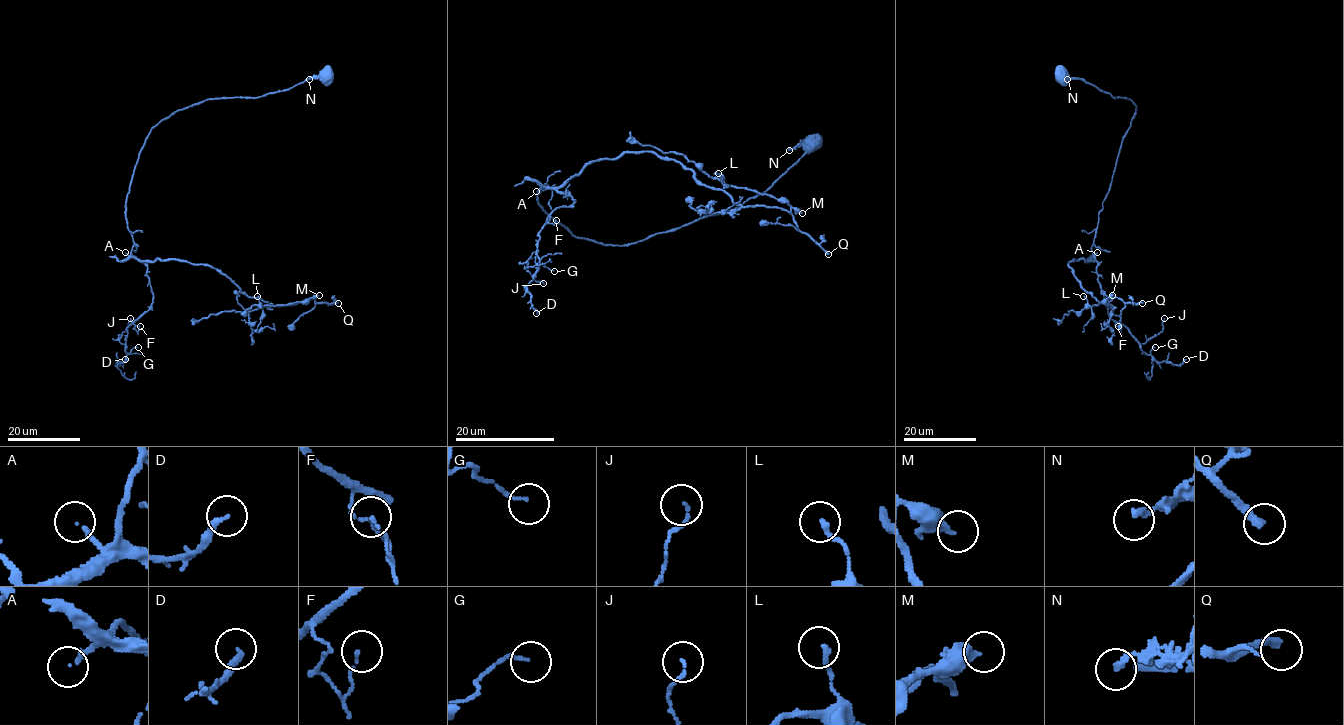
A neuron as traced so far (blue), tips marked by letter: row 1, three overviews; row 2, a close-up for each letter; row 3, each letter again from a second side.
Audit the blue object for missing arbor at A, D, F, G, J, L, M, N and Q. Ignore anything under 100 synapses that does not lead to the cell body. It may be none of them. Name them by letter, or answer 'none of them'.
Q

